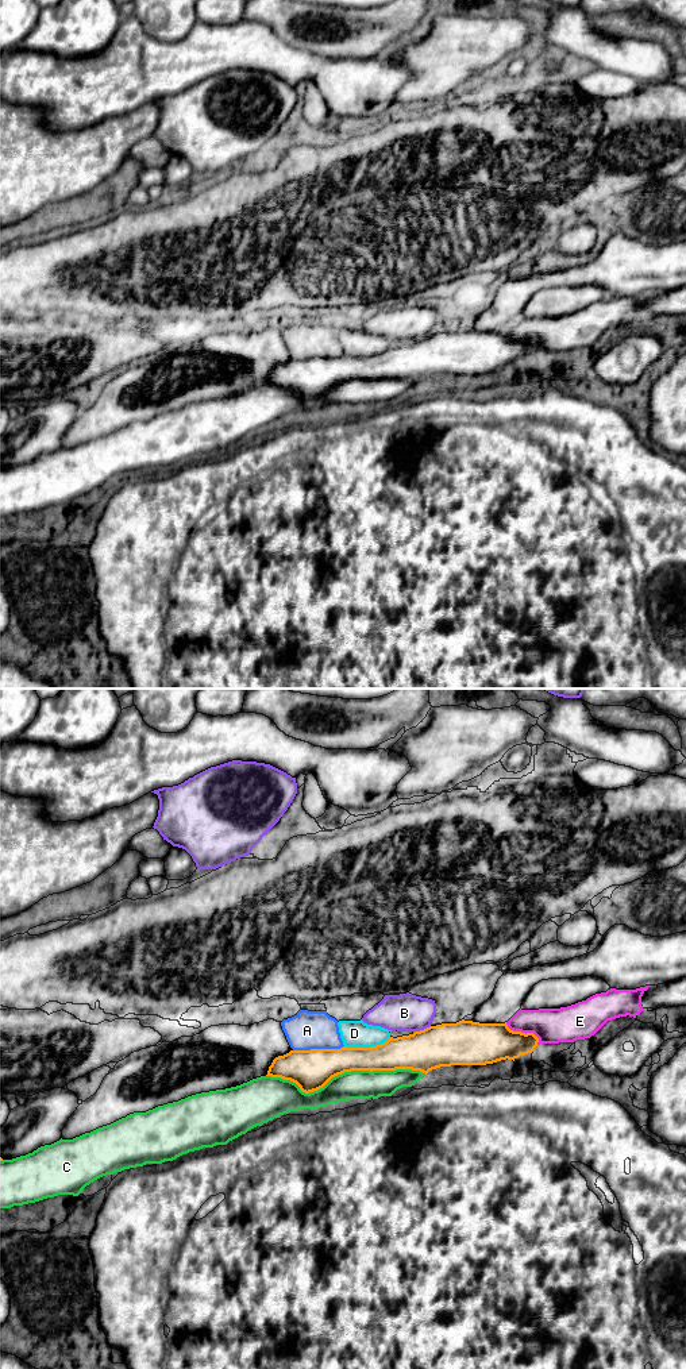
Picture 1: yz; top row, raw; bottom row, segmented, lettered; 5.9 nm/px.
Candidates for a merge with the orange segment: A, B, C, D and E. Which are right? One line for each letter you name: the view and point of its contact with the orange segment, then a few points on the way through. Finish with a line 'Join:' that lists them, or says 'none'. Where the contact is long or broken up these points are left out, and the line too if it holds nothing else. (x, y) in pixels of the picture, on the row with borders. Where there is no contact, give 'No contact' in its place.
Join: none

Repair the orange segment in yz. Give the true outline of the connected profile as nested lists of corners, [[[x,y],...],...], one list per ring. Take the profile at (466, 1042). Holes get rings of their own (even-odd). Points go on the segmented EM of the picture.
[[[459,1021],[442,1023],[393,1038],[371,1048],[340,1048],[290,1050],[278,1056],[269,1067],[267,1075],[296,1083],[305,1094],[323,1088],[332,1077],[351,1071],[396,1071],[412,1069],[428,1073],[432,1069],[451,1065],[486,1065],[501,1060],[516,1060],[532,1053],[539,1038],[533,1033],[513,1031],[505,1023],[479,1023]]]

